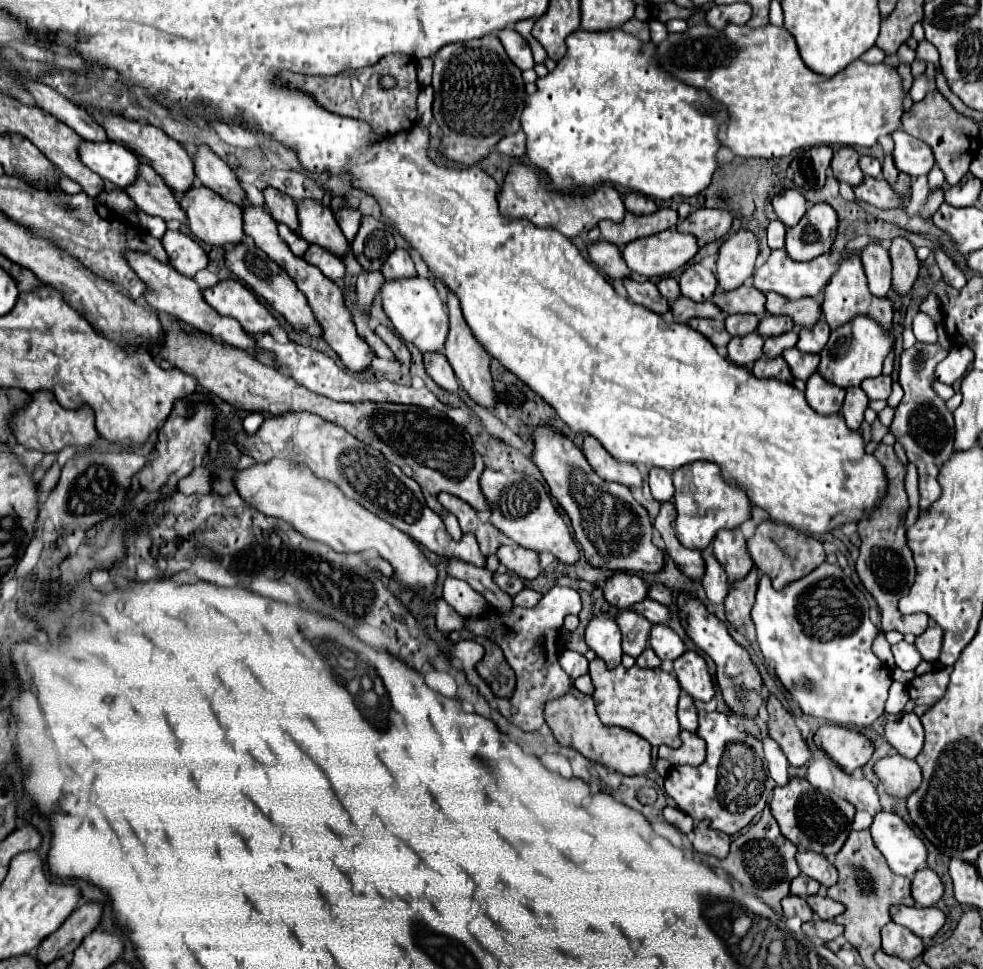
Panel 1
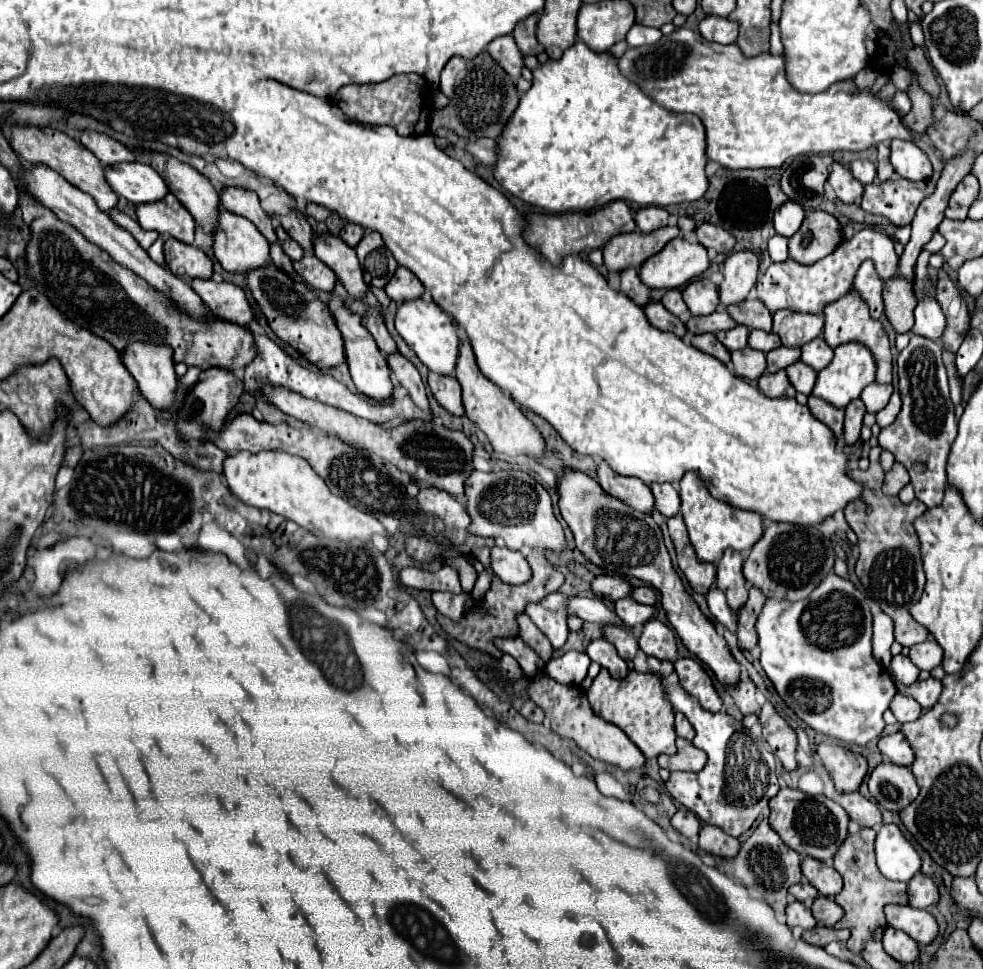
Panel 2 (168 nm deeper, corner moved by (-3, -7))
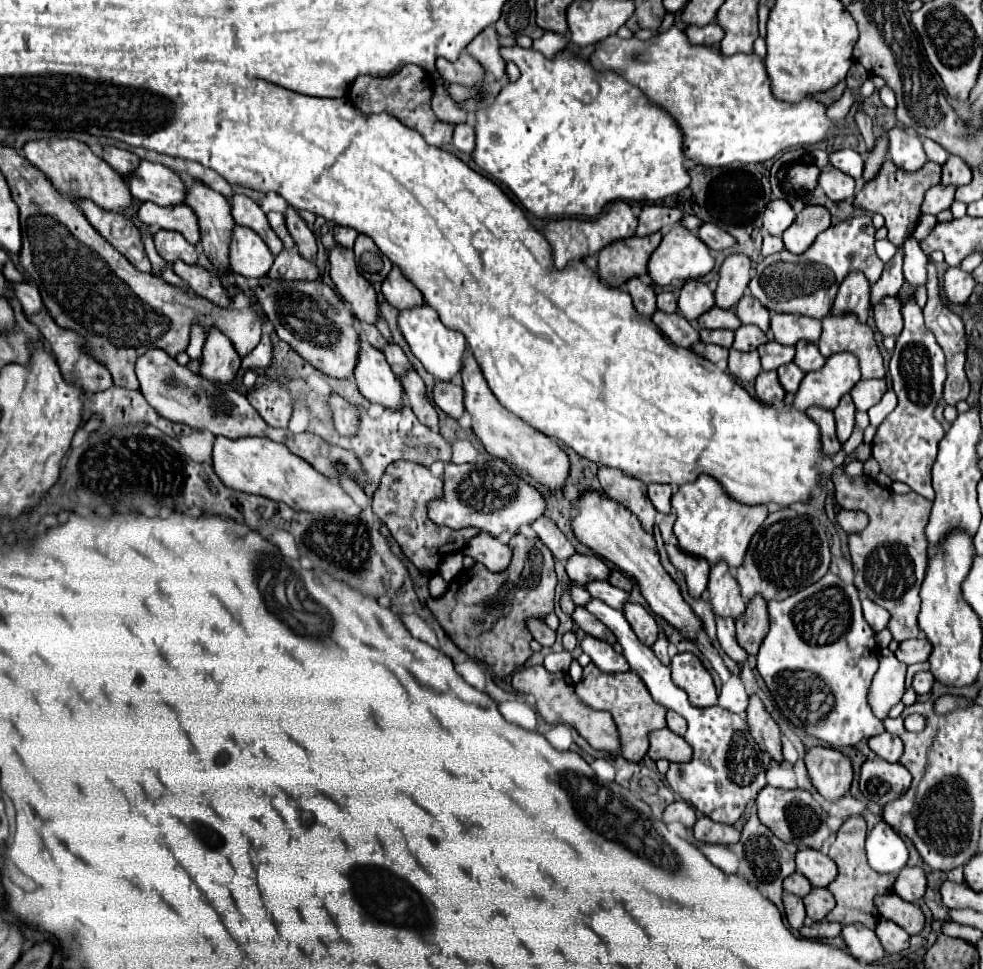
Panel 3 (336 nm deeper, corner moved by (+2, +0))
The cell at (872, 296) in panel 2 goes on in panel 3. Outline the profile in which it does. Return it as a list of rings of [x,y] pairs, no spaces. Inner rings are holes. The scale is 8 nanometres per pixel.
[[[855,271],[845,277],[845,281],[839,287],[839,293],[835,297],[835,303],[831,307],[831,315],[855,315],[861,323],[869,317],[869,281],[863,273]]]

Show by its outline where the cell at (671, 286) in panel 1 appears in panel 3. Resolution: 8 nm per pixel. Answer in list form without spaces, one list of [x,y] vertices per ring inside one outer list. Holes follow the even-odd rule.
[[[659,293],[657,295],[657,307],[659,307],[659,311],[675,313],[677,311],[677,297],[673,293]]]

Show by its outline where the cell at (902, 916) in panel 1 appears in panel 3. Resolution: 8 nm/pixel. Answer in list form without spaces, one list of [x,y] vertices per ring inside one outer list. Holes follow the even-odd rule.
[[[887,893],[887,895],[875,897],[875,905],[877,905],[881,917],[885,917],[889,921],[895,921],[909,935],[921,933],[925,917],[923,917],[917,903],[907,903],[901,897],[897,897],[895,893]]]

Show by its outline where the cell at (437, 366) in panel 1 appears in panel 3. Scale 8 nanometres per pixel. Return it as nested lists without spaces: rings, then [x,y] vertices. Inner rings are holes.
[[[437,381],[435,389],[433,389],[433,399],[435,399],[437,407],[441,407],[453,419],[459,419],[465,413],[463,387],[457,385],[457,383]]]

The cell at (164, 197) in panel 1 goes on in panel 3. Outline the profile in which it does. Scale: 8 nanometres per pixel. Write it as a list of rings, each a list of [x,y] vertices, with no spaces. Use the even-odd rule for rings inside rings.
[[[143,203],[139,209],[139,219],[155,229],[173,229],[183,233],[183,237],[197,245],[201,241],[197,215],[189,205],[175,205],[175,207],[159,207],[153,203]]]

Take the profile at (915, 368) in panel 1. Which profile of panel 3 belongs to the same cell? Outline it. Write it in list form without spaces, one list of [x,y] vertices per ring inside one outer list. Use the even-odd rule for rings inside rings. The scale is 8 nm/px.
[[[915,299],[909,301],[901,309],[901,313],[905,327],[897,337],[897,345],[889,363],[891,383],[899,403],[893,413],[889,413],[887,419],[877,427],[873,439],[873,457],[877,459],[881,471],[893,481],[907,483],[915,493],[933,501],[931,467],[937,457],[939,441],[945,435],[941,423],[933,417],[933,411],[941,401],[941,391],[945,383],[945,357],[933,333],[927,331],[921,307],[915,303]]]

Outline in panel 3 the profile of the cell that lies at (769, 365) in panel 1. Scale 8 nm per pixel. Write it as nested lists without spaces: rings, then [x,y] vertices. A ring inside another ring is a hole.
[[[761,371],[759,377],[755,379],[755,391],[757,391],[757,399],[767,405],[781,403],[785,397],[785,391],[783,391],[775,371]]]

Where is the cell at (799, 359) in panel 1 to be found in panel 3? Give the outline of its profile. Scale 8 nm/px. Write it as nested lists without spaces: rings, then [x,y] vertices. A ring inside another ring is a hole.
[[[789,363],[789,365],[783,365],[781,369],[777,369],[777,375],[779,375],[779,383],[783,385],[783,389],[787,393],[795,393],[801,379],[805,377],[805,373],[795,365],[795,363]]]

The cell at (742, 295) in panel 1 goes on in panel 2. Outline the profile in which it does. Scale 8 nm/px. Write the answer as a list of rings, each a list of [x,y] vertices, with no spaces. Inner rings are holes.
[[[744,300],[740,304],[728,306],[726,312],[738,324],[748,326],[750,330],[754,330],[754,328],[760,328],[760,330],[766,330],[766,332],[772,330],[772,314],[760,300]]]

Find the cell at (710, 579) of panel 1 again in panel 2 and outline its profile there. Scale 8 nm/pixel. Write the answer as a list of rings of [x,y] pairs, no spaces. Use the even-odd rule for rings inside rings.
[[[712,588],[708,594],[706,594],[706,600],[708,600],[708,608],[712,612],[712,616],[724,624],[728,630],[736,630],[736,612],[726,604],[726,596],[722,590],[718,588]]]

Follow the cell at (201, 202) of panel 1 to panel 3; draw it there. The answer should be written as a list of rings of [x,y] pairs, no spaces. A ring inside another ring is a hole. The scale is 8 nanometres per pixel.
[[[235,227],[231,241],[231,271],[243,277],[265,277],[273,265],[273,253],[249,227]]]

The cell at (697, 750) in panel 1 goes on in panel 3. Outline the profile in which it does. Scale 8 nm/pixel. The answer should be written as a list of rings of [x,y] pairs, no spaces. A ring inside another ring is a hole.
[[[659,729],[649,735],[649,757],[653,761],[667,759],[675,763],[687,763],[691,759],[693,749],[687,745],[687,741],[679,735],[675,735],[669,729]]]

